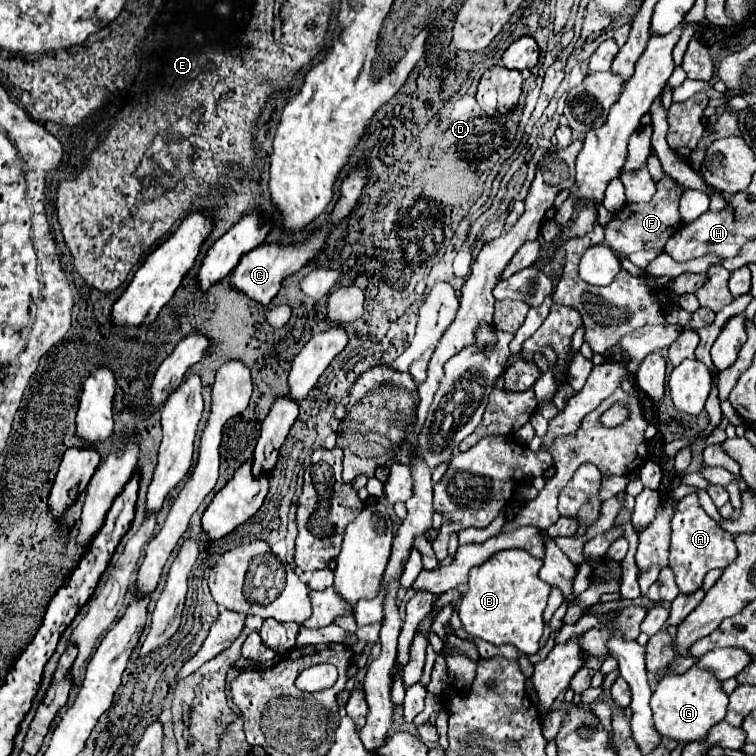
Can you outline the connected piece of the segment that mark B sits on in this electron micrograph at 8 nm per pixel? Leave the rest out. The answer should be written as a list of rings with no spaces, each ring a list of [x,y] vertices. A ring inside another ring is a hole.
[[[515,548],[515,550],[497,552],[493,558],[489,558],[481,566],[475,566],[469,572],[467,594],[457,604],[457,614],[461,618],[461,624],[463,624],[465,632],[469,636],[481,638],[481,640],[497,644],[497,646],[499,644],[513,644],[523,654],[535,654],[539,650],[539,640],[543,636],[543,628],[545,628],[543,612],[545,612],[547,598],[549,598],[549,592],[551,592],[551,586],[539,578],[541,564],[543,564],[541,558],[533,558],[529,552]]]

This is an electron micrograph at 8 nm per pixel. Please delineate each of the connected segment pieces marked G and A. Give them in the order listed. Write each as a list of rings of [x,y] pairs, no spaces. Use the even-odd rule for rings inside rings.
[[[689,668],[685,674],[669,672],[659,682],[651,698],[651,708],[655,716],[655,728],[677,742],[695,742],[707,736],[709,728],[719,724],[727,714],[727,694],[721,688],[721,682],[711,676],[711,672]]]
[[[693,492],[685,496],[673,514],[671,520],[671,554],[669,554],[669,568],[675,572],[675,580],[679,592],[697,592],[703,584],[703,578],[713,568],[725,568],[731,560],[737,558],[737,548],[733,536],[725,532],[713,518],[699,504],[699,496]]]

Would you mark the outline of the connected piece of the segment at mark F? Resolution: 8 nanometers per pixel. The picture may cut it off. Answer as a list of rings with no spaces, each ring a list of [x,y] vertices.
[[[663,174],[663,178],[657,182],[657,192],[649,202],[639,204],[625,204],[605,226],[605,242],[609,248],[613,248],[619,256],[629,256],[639,250],[653,250],[653,252],[665,252],[665,244],[671,238],[671,234],[683,226],[683,218],[679,214],[679,198],[687,188],[679,184],[675,178]]]

